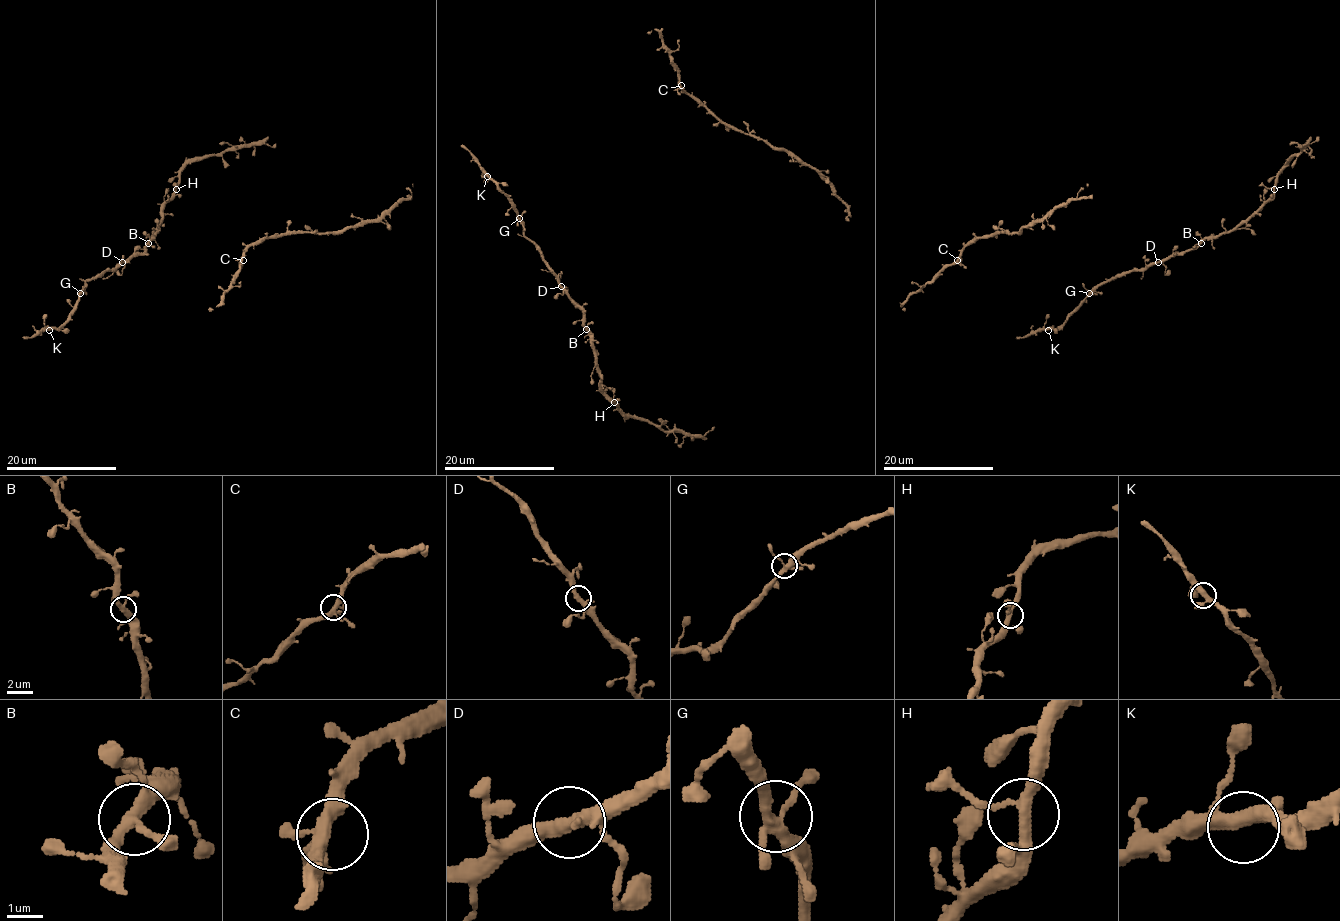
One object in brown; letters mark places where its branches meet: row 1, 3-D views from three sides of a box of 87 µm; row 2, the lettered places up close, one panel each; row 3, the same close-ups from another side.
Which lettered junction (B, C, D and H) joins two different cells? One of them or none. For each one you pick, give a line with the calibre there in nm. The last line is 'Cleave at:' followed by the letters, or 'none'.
Cleave at: none

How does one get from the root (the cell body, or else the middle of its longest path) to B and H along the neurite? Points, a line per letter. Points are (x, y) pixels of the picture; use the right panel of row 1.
B: (1155, 262), (1163, 262), (1194, 250), (1201, 243)
H: (1155, 262), (1163, 262), (1196, 249), (1206, 239), (1216, 239), (1235, 231), (1274, 193), (1274, 189)

